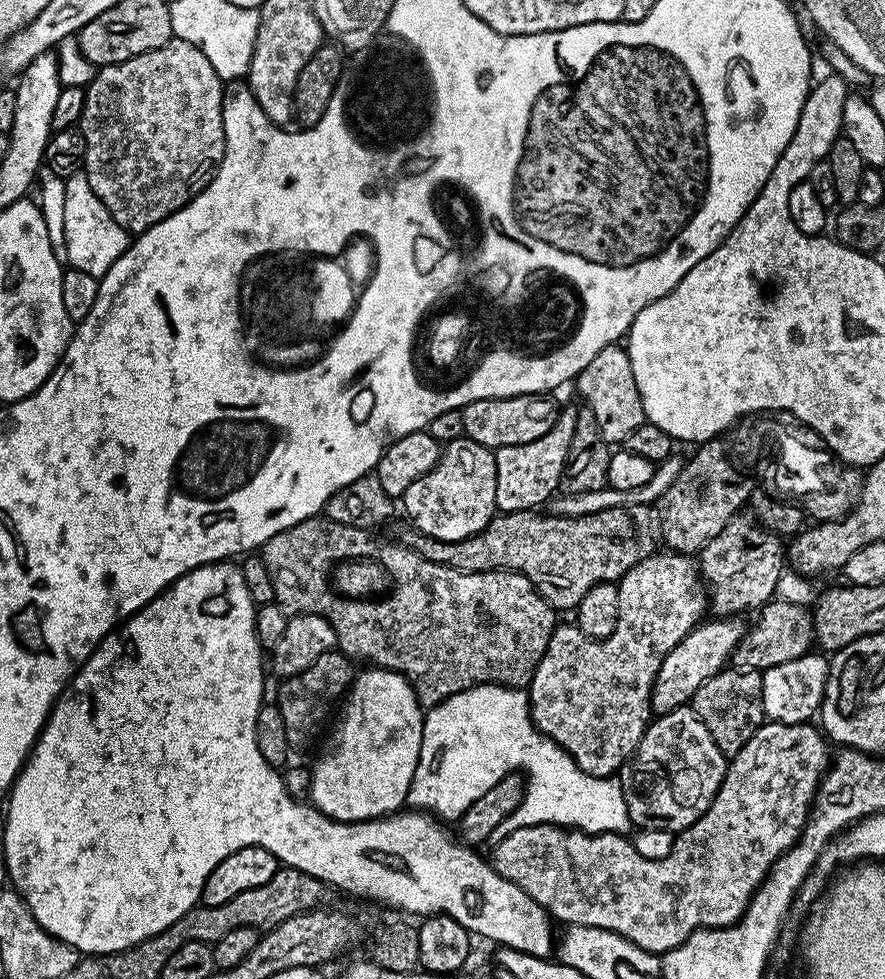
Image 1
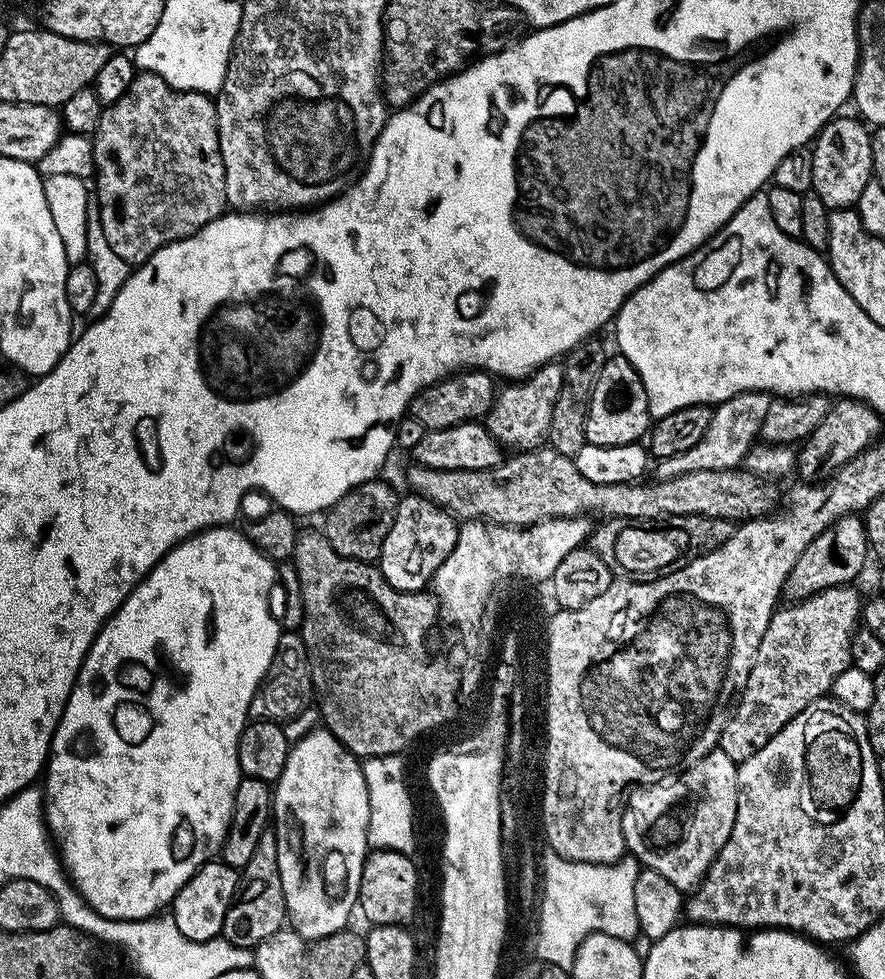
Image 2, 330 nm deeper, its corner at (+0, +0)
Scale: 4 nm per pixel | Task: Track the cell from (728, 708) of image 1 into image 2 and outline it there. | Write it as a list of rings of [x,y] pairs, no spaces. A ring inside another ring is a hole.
[[[843,586],[824,589],[821,592],[813,594],[813,596],[797,599],[795,602],[790,603],[792,605],[789,608],[780,606],[773,612],[770,618],[770,626],[766,626],[766,634],[762,634],[762,642],[758,646],[758,654],[754,658],[754,666],[746,678],[744,687],[738,693],[738,699],[735,701],[726,726],[720,735],[719,751],[724,752],[726,758],[733,760],[737,766],[742,762],[746,762],[746,758],[754,758],[754,754],[758,754],[758,750],[762,750],[762,746],[766,746],[766,742],[770,742],[770,738],[774,738],[774,734],[778,734],[778,730],[782,730],[795,716],[802,714],[802,710],[806,710],[806,706],[810,706],[816,700],[825,699],[831,693],[832,687],[834,686],[834,678],[838,678],[838,674],[842,674],[842,670],[846,670],[853,663],[853,637],[857,633],[858,625],[862,620],[862,596],[859,596],[854,588],[852,586]]]

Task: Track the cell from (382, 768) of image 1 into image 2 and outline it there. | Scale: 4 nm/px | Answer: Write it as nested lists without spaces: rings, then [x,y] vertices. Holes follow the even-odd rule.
[[[317,726],[313,732],[308,732],[300,741],[293,743],[288,750],[286,766],[282,774],[274,782],[274,791],[272,794],[272,814],[274,817],[274,831],[276,841],[278,842],[278,874],[282,874],[282,890],[284,891],[284,905],[288,911],[286,920],[293,932],[296,932],[306,942],[315,942],[326,938],[335,932],[345,931],[349,927],[348,919],[352,912],[357,911],[358,901],[360,899],[360,883],[362,882],[362,866],[364,859],[368,857],[370,845],[368,842],[368,823],[370,822],[370,798],[368,797],[368,787],[364,777],[364,765],[334,734],[323,726]]]

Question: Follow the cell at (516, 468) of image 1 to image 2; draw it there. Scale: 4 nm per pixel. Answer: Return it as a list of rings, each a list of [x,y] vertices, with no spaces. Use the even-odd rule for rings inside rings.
[[[563,363],[544,364],[529,376],[515,382],[508,382],[497,391],[496,400],[486,417],[489,434],[508,450],[535,450],[548,439],[551,428],[551,414],[558,401],[564,377]]]

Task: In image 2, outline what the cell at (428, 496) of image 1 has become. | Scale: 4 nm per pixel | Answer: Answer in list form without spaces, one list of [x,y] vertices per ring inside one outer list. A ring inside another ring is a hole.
[[[404,494],[400,497],[394,526],[382,542],[378,567],[386,582],[399,592],[423,592],[433,583],[433,576],[442,562],[454,550],[459,538],[457,517],[440,508],[425,496]],[[408,495],[408,496],[407,496]]]

